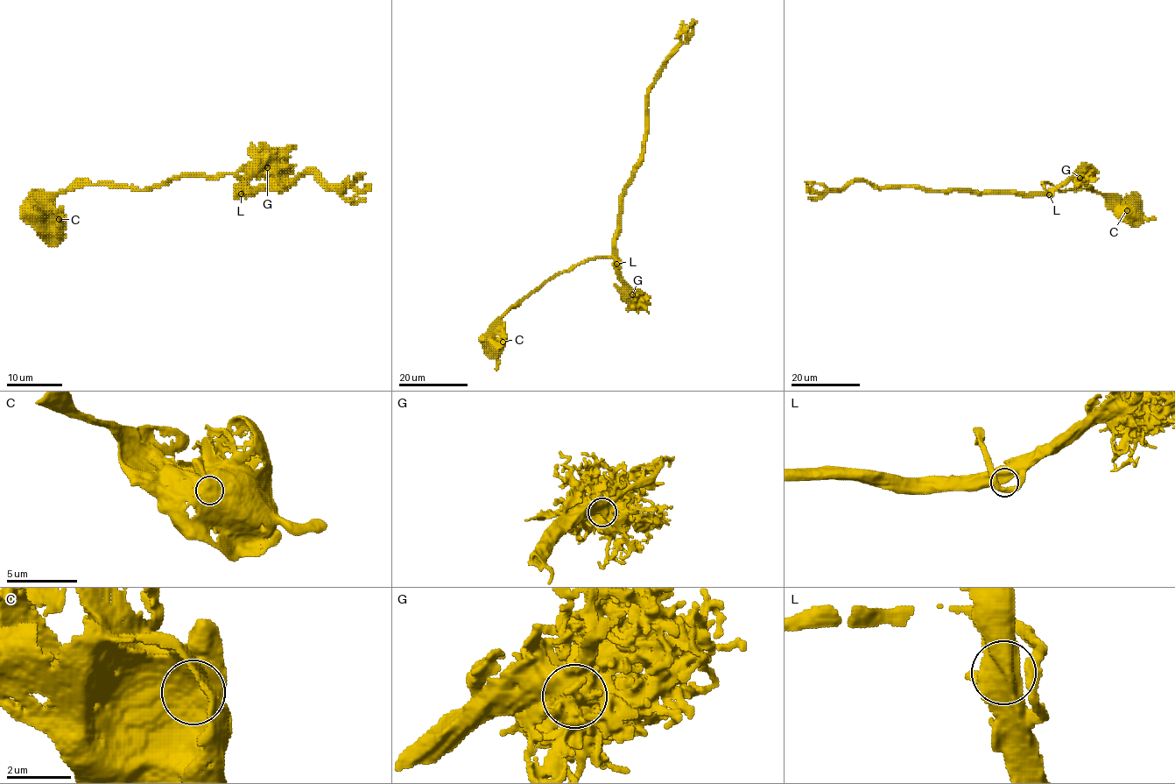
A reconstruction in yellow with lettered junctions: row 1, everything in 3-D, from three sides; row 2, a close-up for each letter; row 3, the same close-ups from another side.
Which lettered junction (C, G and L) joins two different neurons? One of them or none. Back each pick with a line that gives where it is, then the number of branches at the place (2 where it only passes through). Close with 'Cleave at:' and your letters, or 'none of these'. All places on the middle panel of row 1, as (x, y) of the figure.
Cleave at: none of these

